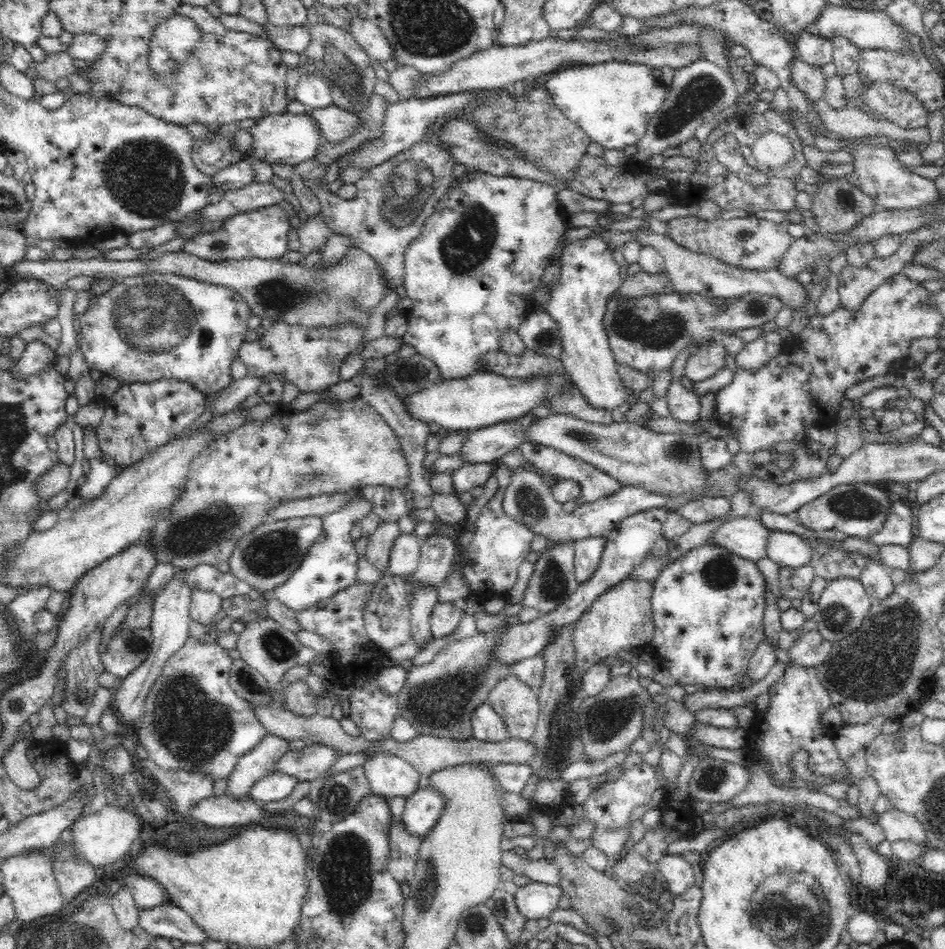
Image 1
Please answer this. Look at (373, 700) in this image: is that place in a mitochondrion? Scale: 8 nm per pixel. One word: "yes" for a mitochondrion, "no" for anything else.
no

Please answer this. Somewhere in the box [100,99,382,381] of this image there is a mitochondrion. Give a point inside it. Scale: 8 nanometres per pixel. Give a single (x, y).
(155, 318)

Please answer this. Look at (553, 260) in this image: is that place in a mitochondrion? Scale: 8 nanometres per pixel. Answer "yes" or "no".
no

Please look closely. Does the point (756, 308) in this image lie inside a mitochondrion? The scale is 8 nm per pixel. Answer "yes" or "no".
no

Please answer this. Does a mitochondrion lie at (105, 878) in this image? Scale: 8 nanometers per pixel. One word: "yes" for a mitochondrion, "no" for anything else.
no

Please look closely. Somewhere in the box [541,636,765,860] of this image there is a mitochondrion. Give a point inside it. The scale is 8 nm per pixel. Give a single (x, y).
(599, 723)

